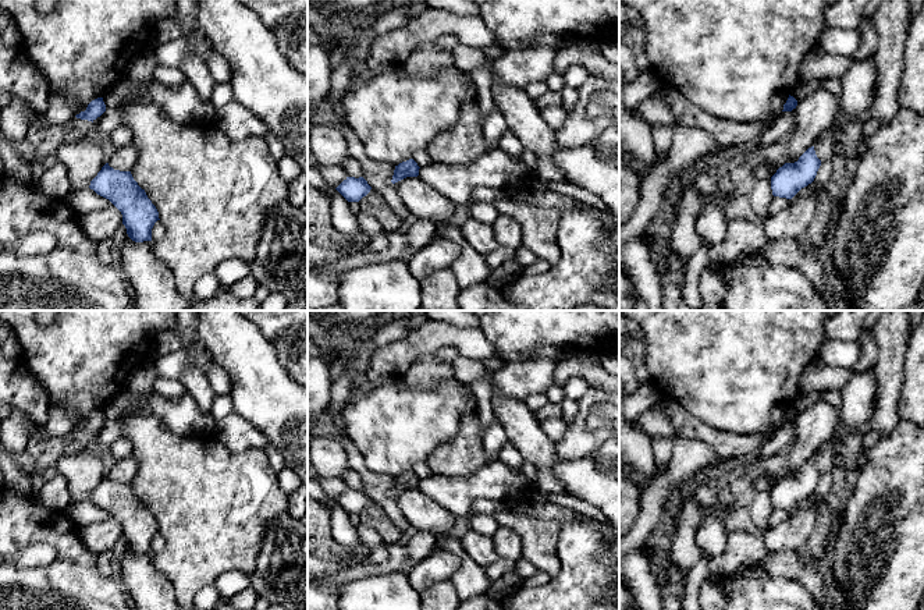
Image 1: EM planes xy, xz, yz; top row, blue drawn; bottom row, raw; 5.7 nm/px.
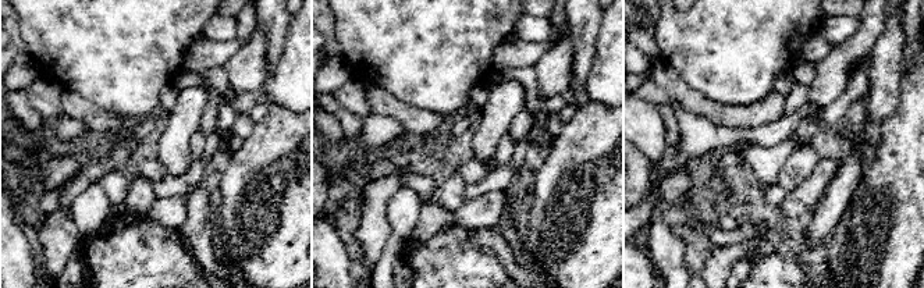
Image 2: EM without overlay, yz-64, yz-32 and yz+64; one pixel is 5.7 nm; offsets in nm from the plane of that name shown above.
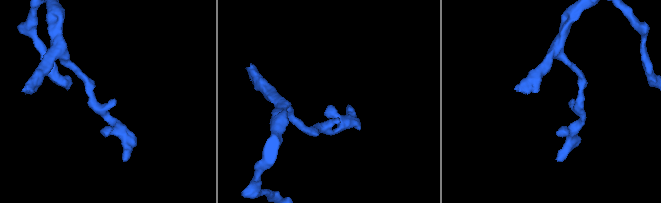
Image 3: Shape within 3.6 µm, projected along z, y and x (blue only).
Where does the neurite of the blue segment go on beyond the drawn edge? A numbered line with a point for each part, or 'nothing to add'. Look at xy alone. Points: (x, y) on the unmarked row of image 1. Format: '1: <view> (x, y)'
nothing to add

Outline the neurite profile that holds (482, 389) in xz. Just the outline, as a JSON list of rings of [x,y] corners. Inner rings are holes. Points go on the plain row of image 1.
[[[490,375],[484,379],[480,379],[469,384],[469,389],[476,398],[477,414],[481,423],[481,437],[483,437],[494,418],[494,411],[493,411],[491,398],[490,398],[491,390],[493,390],[493,376]]]

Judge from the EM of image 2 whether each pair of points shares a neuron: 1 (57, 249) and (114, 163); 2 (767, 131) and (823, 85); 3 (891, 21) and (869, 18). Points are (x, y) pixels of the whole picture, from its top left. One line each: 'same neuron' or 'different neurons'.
1: same neuron
2: different neurons
3: different neurons

